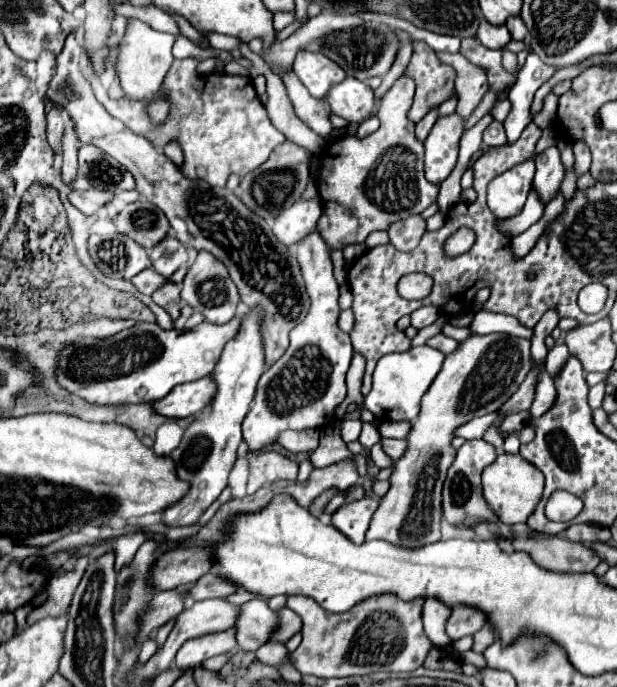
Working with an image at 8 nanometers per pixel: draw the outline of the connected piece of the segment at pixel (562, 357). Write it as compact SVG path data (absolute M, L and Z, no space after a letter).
M558 343L554 349L548 351L546 371L548 371L548 375L550 375L552 379L556 379L556 377L560 375L560 371L562 371L562 367L566 365L568 357L570 357L570 353L568 353L568 349L564 349L564 343Z

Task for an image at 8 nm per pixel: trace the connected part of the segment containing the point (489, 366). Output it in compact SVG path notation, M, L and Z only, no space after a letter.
M502 333L472 335L446 357L444 369L422 397L420 415L406 439L408 447L392 467L390 489L372 517L366 539L384 539L410 549L440 541L440 493L446 471L456 457L452 447L456 429L474 417L498 411L520 387L530 367L530 341Z

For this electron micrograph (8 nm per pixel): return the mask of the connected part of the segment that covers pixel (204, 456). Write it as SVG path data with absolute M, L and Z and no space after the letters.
M260 309L246 311L244 323L238 335L228 341L222 351L222 357L212 371L212 377L218 385L218 393L212 401L212 413L198 413L196 421L188 425L180 445L172 451L172 461L176 463L176 477L190 483L188 493L174 505L164 511L166 525L192 525L200 519L200 515L220 497L226 489L228 475L236 463L236 449L242 441L240 425L254 401L254 391L260 375L264 373L264 351L260 337Z

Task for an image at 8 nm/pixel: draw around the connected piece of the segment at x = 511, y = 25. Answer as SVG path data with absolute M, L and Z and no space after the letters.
M512 17L512 19L508 19L508 31L510 31L510 35L512 35L512 39L518 39L518 41L524 41L526 39L526 35L528 35L528 31L526 31L526 25L524 25L524 21L520 19L520 17Z

